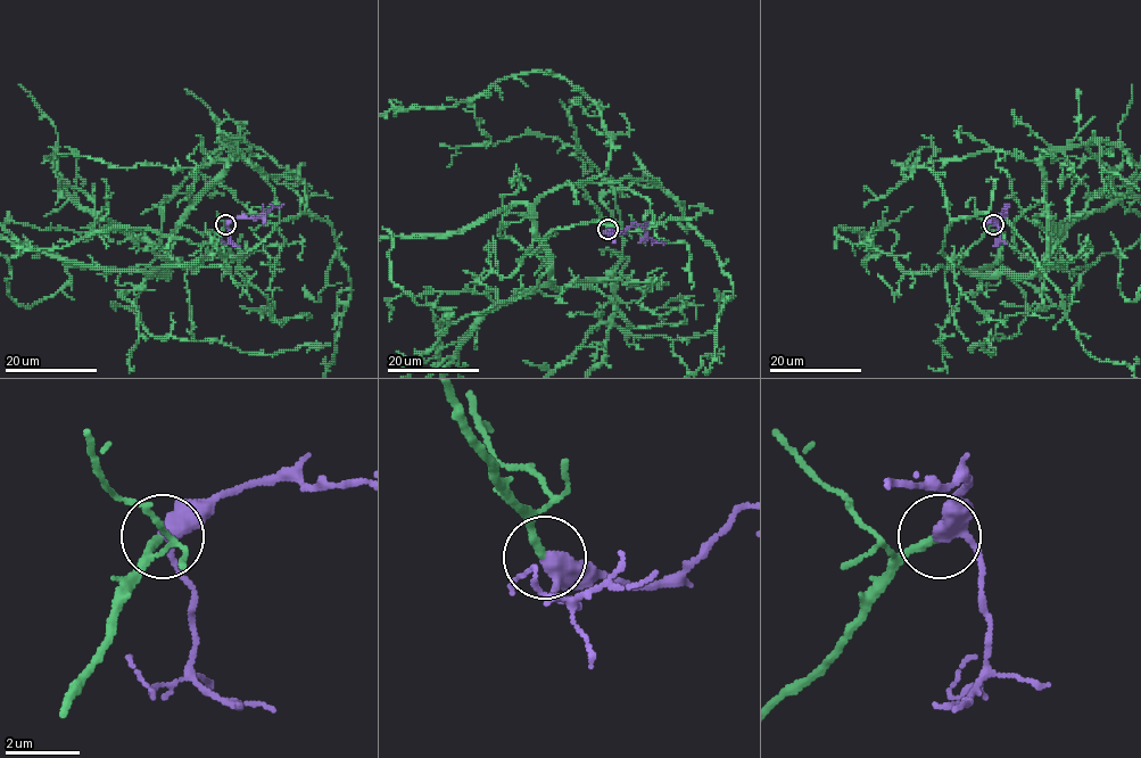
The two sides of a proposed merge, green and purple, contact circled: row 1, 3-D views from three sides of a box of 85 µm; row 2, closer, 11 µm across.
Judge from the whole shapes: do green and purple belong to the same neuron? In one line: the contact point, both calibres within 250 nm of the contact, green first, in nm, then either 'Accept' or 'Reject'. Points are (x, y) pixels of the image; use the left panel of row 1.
Place: (225, 224). Thickness 220 nm (green) against 420 nm. Accept

